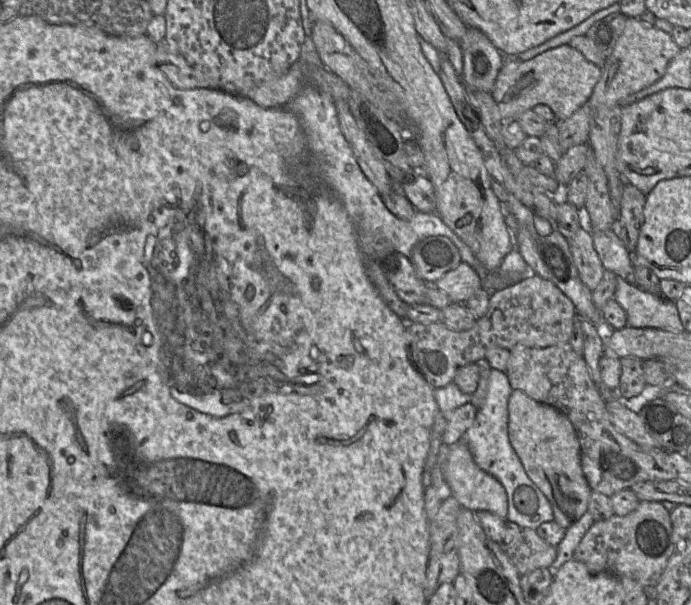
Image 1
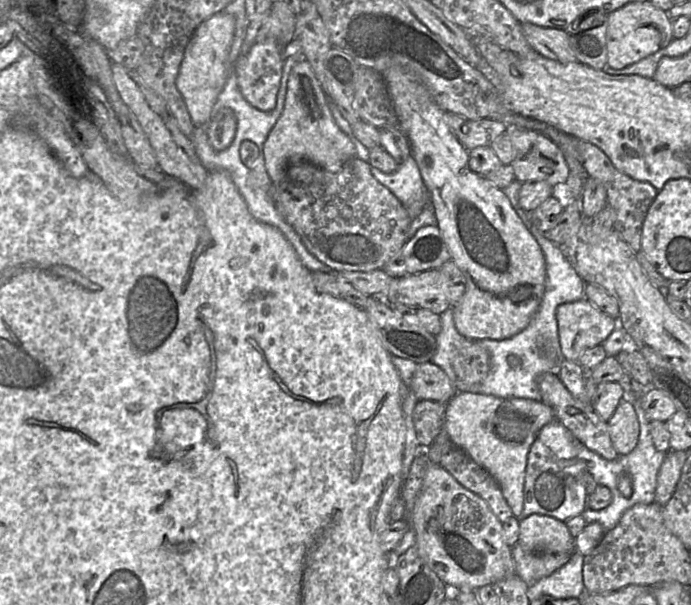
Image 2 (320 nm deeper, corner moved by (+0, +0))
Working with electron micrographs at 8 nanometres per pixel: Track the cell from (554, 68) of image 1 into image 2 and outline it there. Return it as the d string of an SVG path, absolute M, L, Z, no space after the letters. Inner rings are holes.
M390 67L382 77L387 86L401 131L407 137L411 155L419 168L436 217L436 226L450 252L451 260L466 279L461 300L452 307L457 331L472 340L503 340L523 331L538 310L545 291L546 263L540 245L511 206L502 189L468 166L469 151L459 142L445 121L445 111L433 100L429 90L412 72Z

